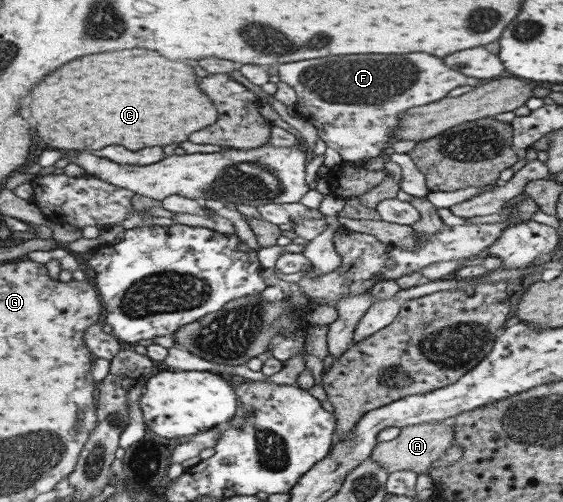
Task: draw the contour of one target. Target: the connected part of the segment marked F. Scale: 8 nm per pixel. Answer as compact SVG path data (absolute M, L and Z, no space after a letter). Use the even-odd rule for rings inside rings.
M406 53L406 55L348 55L348 57L322 57L322 59L306 59L302 61L292 61L286 63L277 63L274 65L274 69L277 69L277 76L279 77L280 82L284 82L286 85L289 85L295 91L295 103L294 108L297 113L297 116L304 119L306 123L310 123L316 128L317 136L320 138L320 141L324 141L325 147L330 147L334 149L341 159L344 159L346 162L351 162L354 164L362 163L362 160L370 159L371 157L376 157L382 154L382 148L393 140L392 131L398 129L398 117L410 108L418 108L422 105L438 101L446 97L446 94L454 87L476 87L480 81L473 77L466 77L466 75L450 69L442 62L442 58L439 57L430 57L426 53Z

